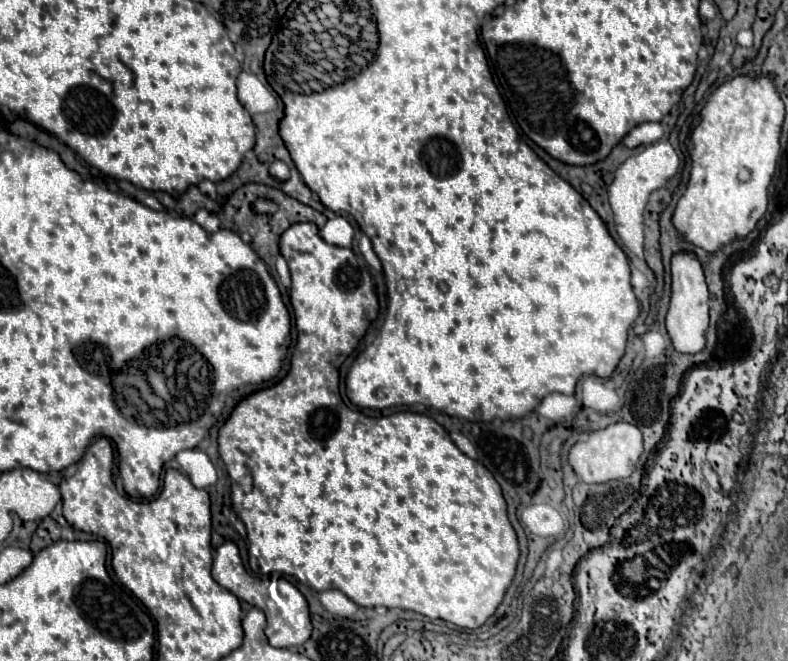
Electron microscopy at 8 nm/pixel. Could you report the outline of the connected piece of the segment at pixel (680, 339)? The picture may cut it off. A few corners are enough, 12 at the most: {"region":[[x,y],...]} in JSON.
{"region":[[672,257],[666,329],[678,353],[706,347],[708,287],[698,259]]}

